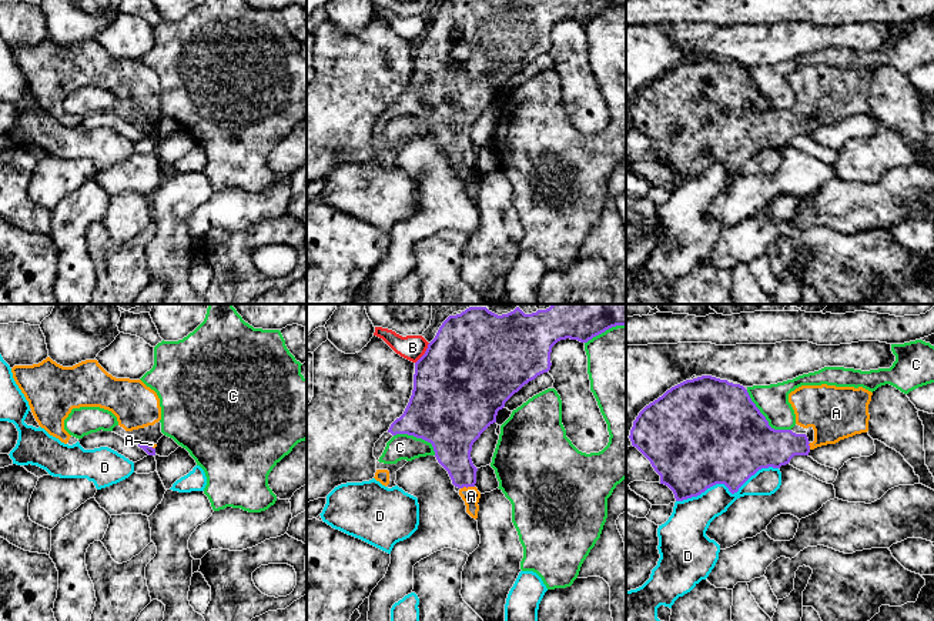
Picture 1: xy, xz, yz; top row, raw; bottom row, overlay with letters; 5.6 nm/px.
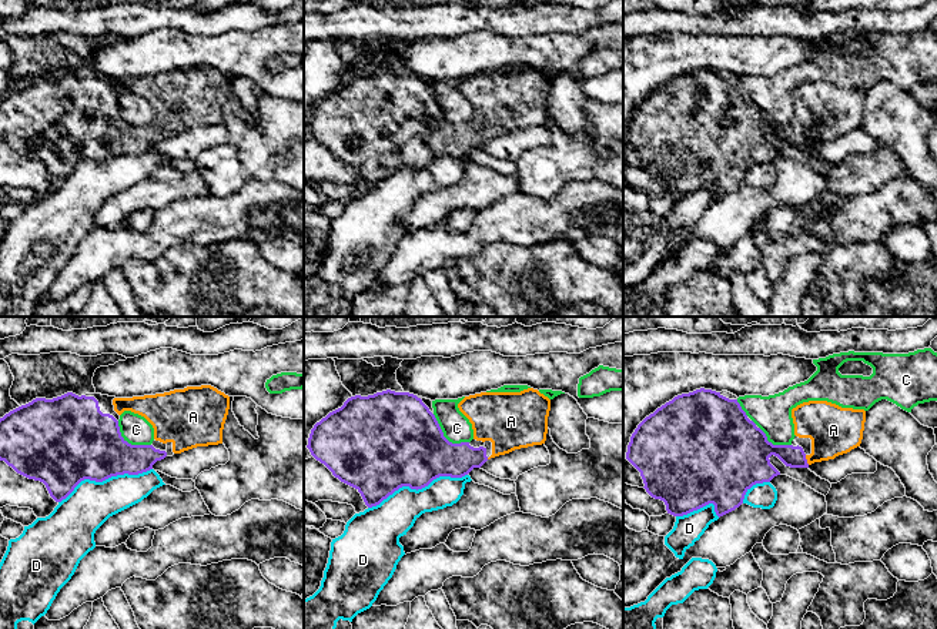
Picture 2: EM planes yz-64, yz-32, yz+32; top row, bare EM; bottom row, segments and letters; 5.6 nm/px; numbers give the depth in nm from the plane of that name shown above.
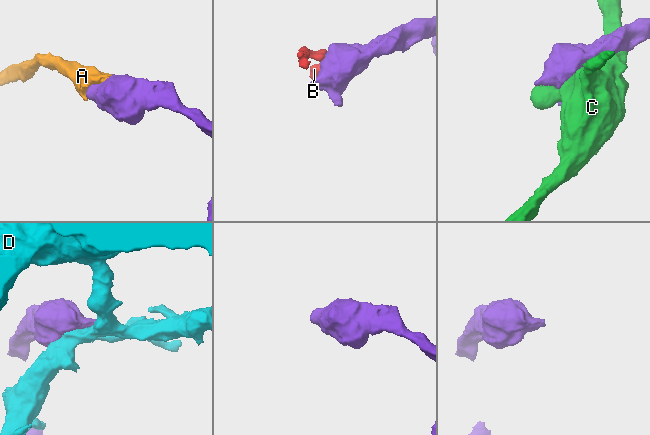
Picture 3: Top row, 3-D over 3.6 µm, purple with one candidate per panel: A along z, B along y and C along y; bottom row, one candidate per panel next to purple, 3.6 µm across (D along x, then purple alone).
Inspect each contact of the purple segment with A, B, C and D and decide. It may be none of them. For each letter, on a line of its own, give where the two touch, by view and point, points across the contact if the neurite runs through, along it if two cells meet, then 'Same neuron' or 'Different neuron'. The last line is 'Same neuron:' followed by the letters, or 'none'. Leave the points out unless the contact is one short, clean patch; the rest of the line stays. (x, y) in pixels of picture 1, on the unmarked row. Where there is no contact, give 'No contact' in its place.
A: Touches purple at xz (466, 167). Path across: xz (452, 126), (466, 167), (471, 176). Same neuron
B: Touches purple at xz (425, 33). Boundary: xz (429, 23), (425, 33), (415, 43). Different neuron
C: Touches purple at yz (765, 99). Different neuron
D: Touches purple at yz (726, 166). Different neuron
Same neuron: A

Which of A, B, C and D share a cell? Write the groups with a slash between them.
A / B / C / D

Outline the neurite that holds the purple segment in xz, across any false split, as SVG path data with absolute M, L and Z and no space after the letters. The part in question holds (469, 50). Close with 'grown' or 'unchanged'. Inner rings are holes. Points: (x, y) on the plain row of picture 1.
M445 0L425 34L415 43L412 76L404 94L391 104L388 113L408 114L431 123L438 143L459 168L466 193L476 200L481 173L475 167L478 148L471 138L473 123L496 103L498 91L515 73L550 50L550 33L558 21L570 19L587 23L616 6L626 6L626 0Z | grown

